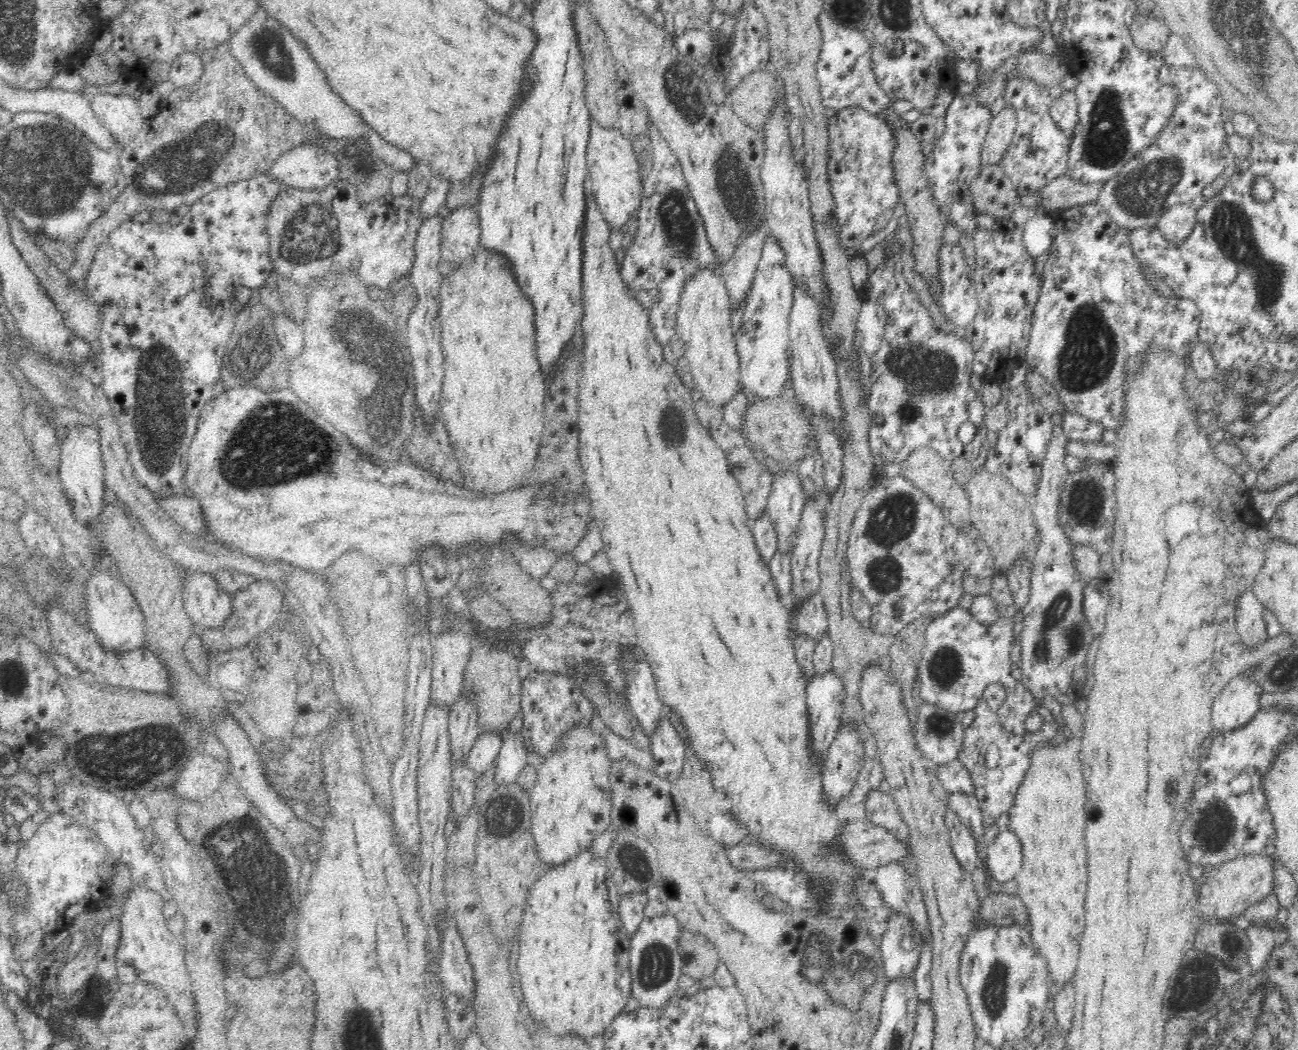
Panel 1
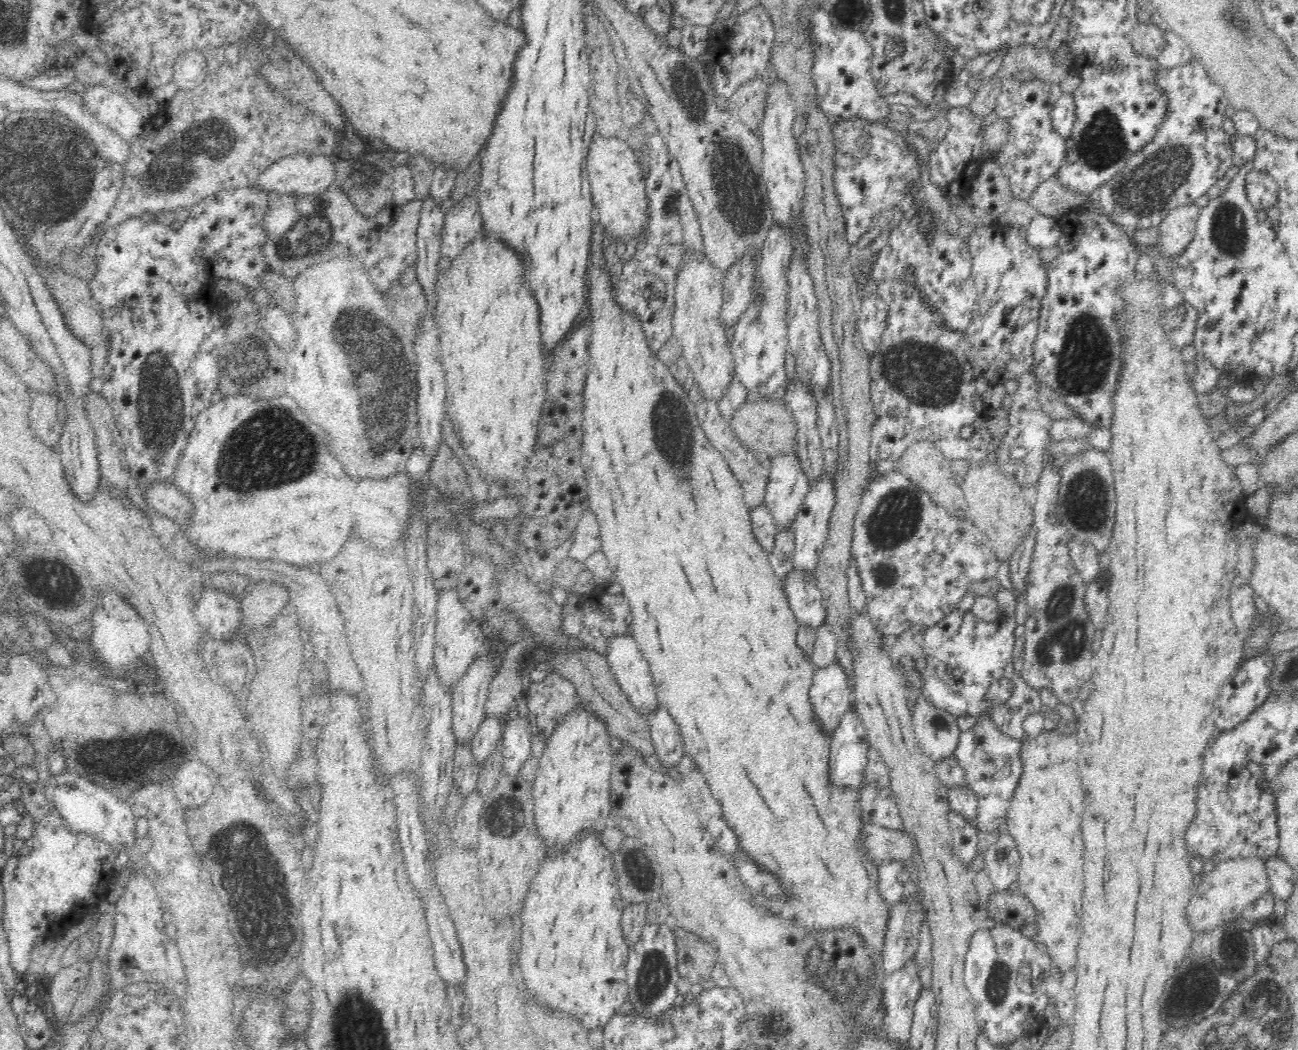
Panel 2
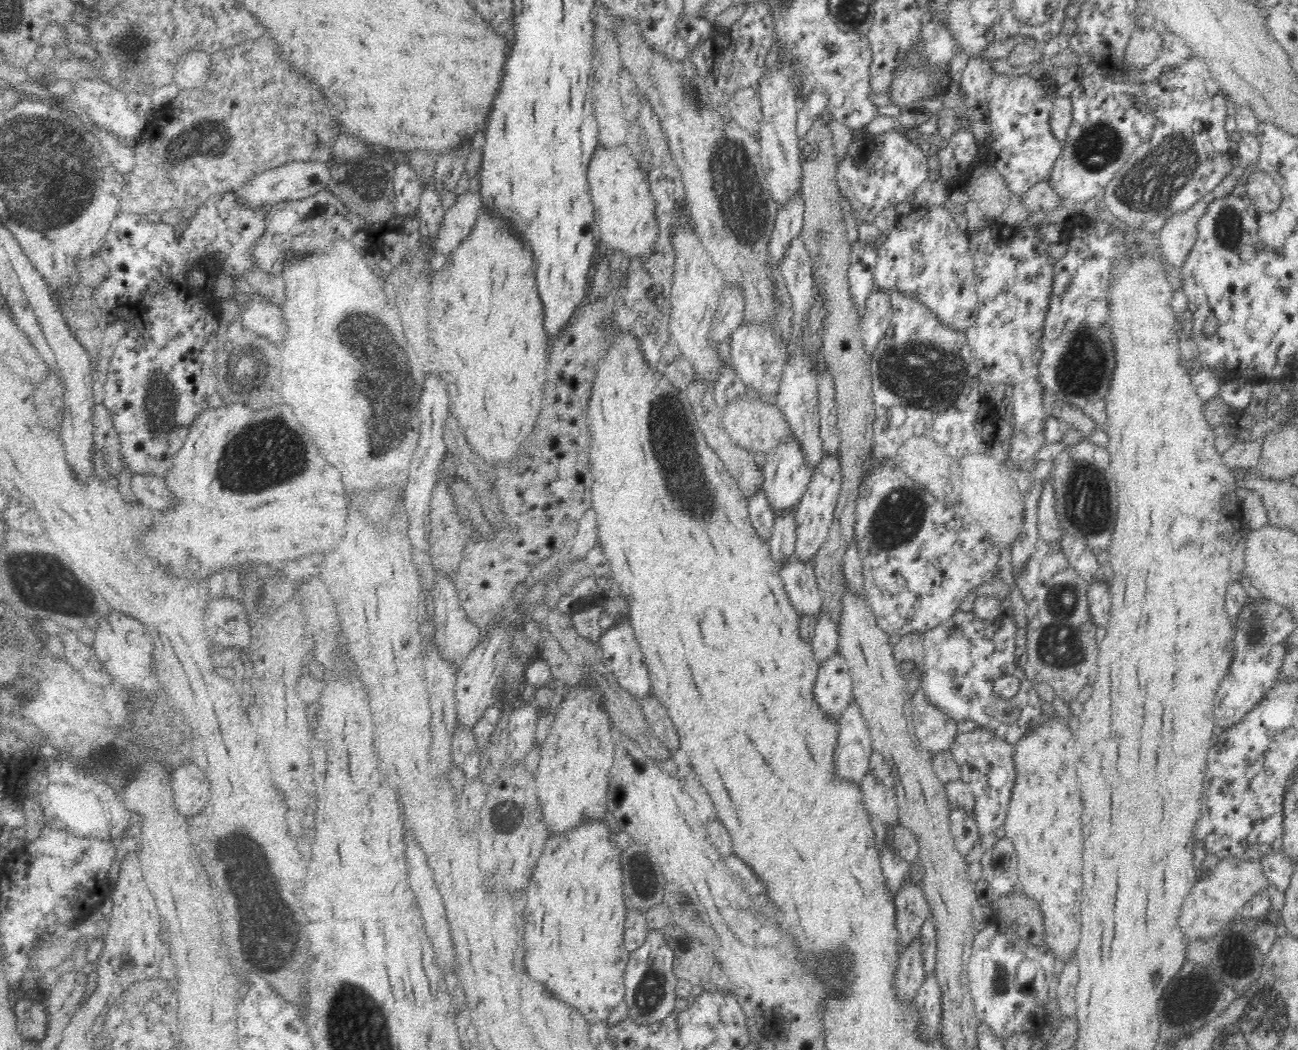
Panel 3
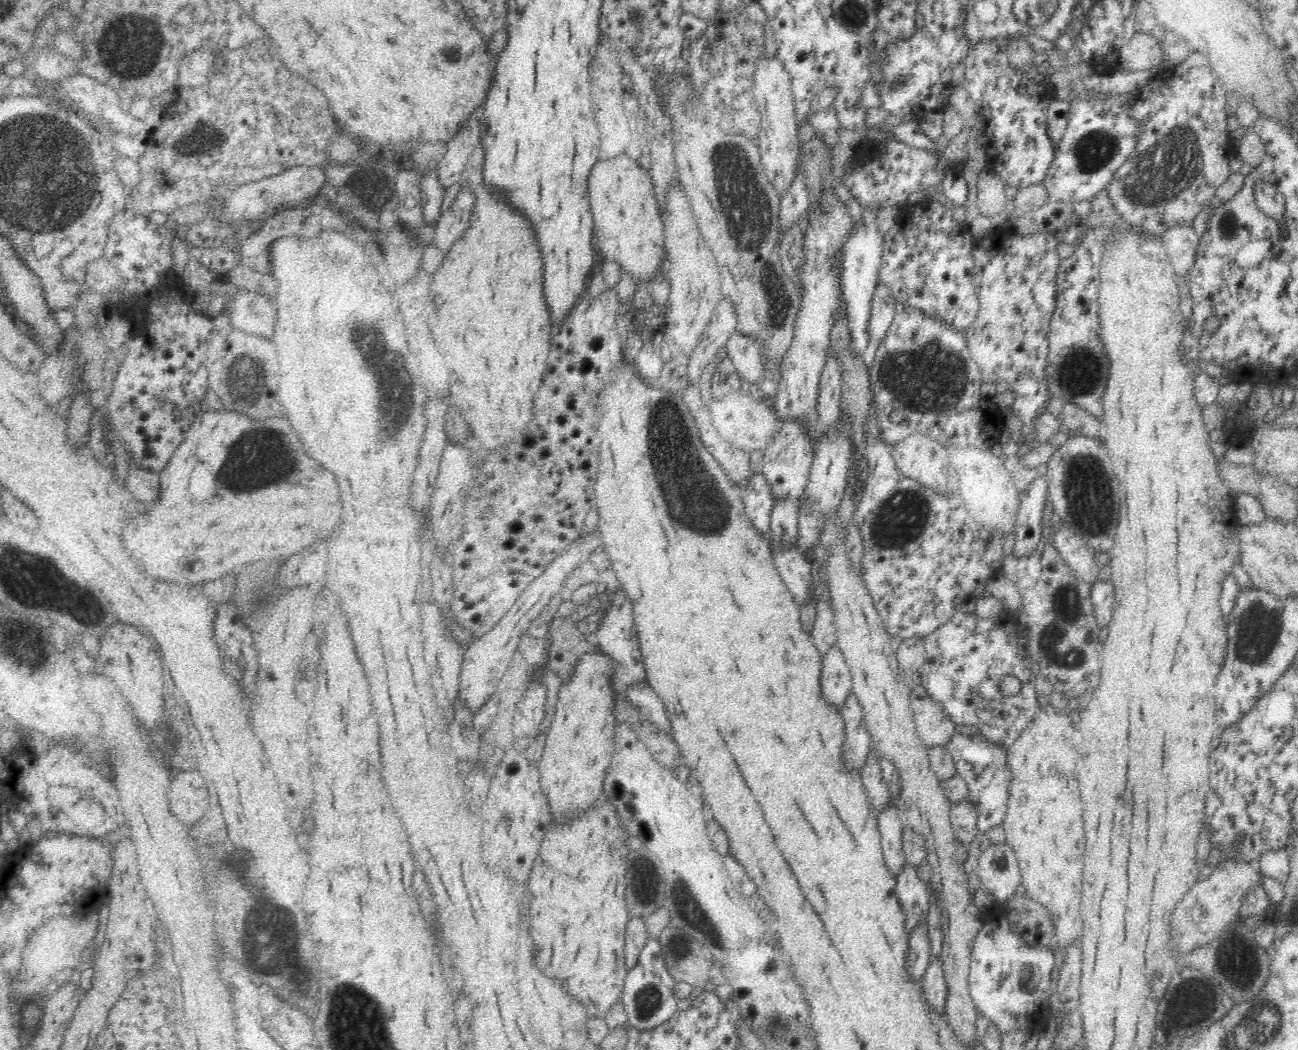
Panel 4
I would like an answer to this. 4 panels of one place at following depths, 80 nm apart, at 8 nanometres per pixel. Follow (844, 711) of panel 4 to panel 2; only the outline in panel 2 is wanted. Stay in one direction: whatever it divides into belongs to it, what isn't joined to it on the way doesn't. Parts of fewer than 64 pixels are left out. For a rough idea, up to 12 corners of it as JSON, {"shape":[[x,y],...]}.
{"shape":[[854,708],[830,742],[830,781],[860,789],[867,730]]}

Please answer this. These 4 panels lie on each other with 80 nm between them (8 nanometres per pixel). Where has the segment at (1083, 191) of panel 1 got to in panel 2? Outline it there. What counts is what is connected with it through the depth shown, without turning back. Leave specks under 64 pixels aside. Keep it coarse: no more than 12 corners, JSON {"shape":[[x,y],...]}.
{"shape":[[1050,177],[1027,202],[1038,214],[1056,217],[1096,195],[1079,194]]}

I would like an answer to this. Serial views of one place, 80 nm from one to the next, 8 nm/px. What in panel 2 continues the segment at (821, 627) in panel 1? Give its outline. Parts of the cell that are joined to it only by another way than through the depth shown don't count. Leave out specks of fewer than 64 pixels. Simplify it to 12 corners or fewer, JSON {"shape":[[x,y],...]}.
{"shape":[[792,568],[783,584],[799,626],[826,615],[815,575]]}

